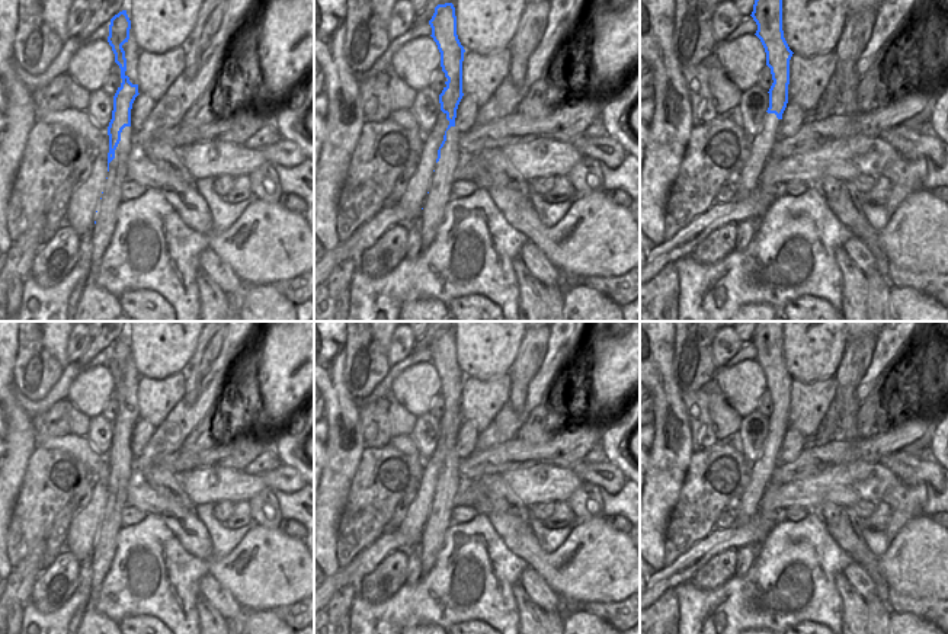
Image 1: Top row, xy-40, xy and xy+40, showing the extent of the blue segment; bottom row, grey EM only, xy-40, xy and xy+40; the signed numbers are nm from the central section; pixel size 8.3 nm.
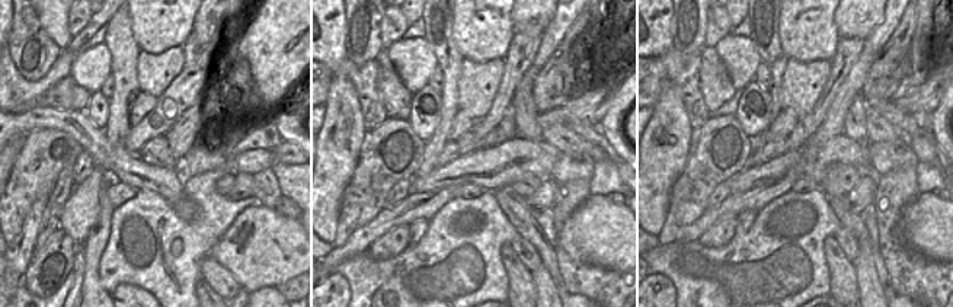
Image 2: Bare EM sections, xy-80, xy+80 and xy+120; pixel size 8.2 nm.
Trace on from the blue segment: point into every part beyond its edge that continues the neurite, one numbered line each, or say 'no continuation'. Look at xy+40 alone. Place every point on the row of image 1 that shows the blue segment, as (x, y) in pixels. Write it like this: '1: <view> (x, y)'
1: xy+40 (762, 143)

